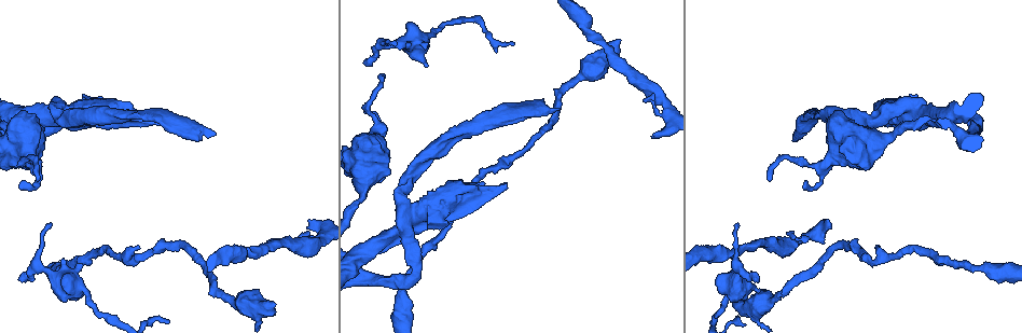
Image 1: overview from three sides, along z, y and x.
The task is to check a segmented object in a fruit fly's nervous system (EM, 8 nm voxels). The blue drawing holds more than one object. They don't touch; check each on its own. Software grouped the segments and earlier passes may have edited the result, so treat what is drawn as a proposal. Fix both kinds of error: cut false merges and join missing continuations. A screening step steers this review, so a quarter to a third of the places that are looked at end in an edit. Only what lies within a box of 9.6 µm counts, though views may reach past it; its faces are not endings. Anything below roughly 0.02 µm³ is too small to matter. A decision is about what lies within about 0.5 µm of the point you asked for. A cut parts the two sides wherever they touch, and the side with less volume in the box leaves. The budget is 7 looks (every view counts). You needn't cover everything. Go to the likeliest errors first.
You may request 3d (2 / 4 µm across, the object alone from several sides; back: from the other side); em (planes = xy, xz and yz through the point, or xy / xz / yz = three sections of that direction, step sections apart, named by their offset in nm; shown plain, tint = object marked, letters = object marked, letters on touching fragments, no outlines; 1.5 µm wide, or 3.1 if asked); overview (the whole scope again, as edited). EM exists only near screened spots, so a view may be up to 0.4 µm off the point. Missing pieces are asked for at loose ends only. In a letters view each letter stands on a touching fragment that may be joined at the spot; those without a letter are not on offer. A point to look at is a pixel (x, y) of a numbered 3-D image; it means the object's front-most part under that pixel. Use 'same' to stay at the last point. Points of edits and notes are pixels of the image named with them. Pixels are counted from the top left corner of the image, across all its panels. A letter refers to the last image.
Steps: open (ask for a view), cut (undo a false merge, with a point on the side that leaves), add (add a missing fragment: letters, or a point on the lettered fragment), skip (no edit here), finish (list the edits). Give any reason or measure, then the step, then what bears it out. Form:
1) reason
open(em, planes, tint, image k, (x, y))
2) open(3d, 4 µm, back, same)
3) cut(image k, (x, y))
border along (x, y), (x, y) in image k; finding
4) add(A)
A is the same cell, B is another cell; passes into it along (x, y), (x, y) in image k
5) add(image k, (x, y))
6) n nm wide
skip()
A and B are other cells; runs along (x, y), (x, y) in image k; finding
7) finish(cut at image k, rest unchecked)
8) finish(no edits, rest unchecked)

end of a long branch
open(em, planes, letters, image 1, (656, 138))

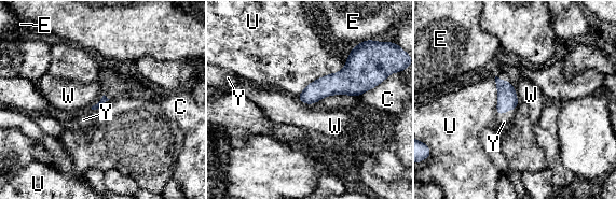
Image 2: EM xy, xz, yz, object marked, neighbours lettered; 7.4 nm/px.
add(Y)
Y is the same cell, C, E, U and W are other cells; passes into it along (507, 99), (505, 111), (504, 122) in image 2; it goes on there

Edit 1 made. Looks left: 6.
open(overview)

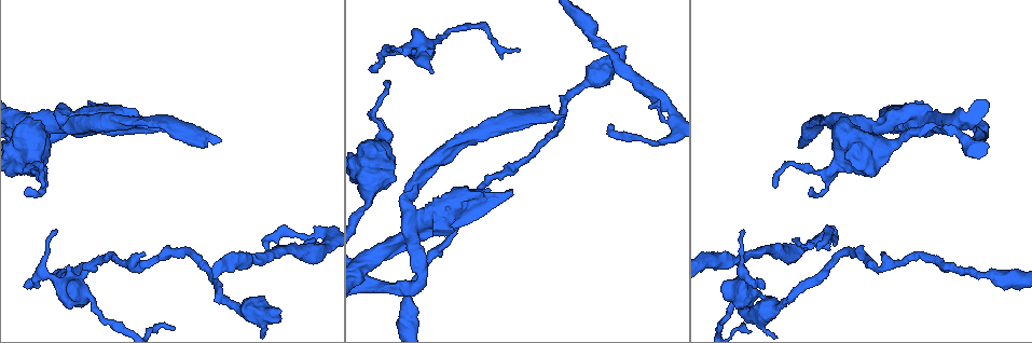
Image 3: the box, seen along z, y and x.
thin end
open(3d, 4 µm, image 3, (742, 231))

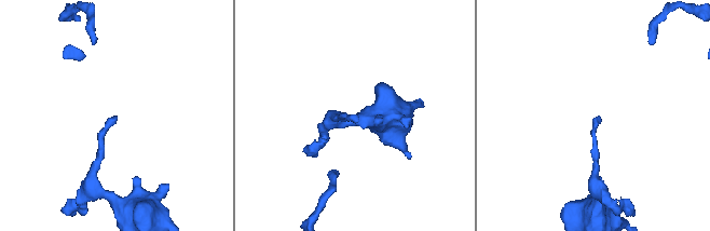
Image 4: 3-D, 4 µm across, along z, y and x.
open(em, planes, letters, image 4, (355, 122))

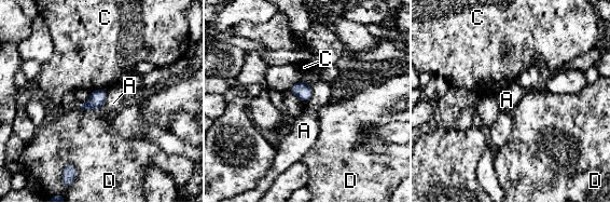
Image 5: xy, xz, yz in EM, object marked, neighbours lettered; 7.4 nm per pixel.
skip()
A, C and D are other cells; border along (79, 106), (83, 109), (100, 109) in image 5; no lettered fragment goes on from it

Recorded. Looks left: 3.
finish(add at image 2, rest unchecked)

